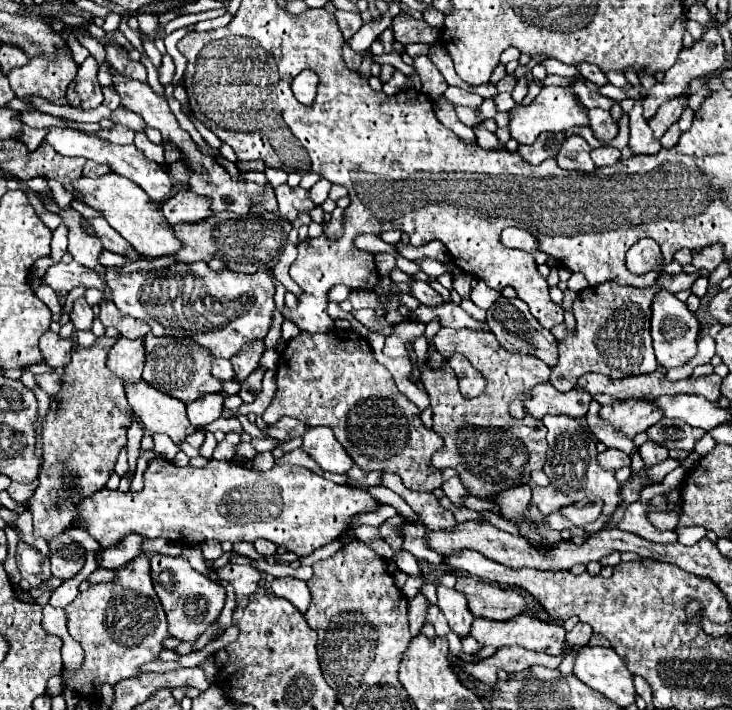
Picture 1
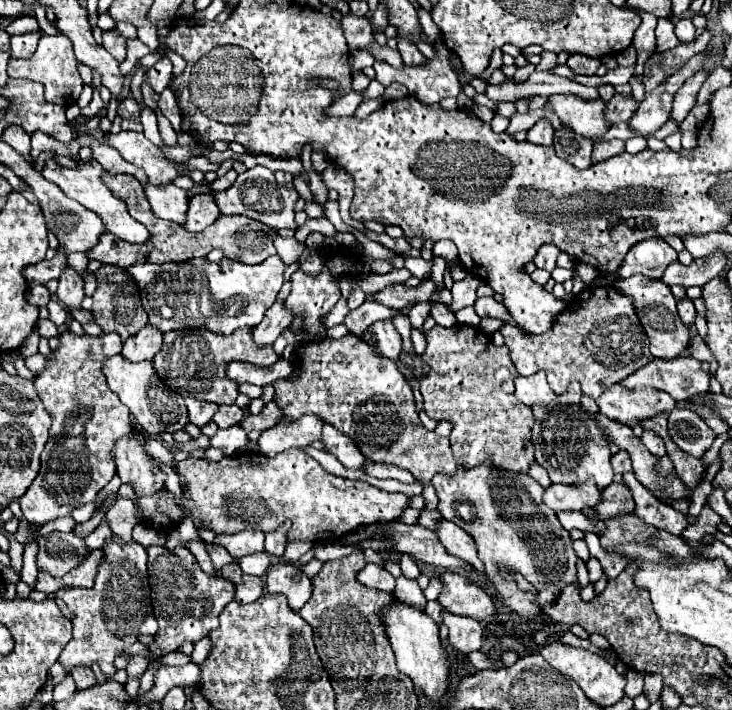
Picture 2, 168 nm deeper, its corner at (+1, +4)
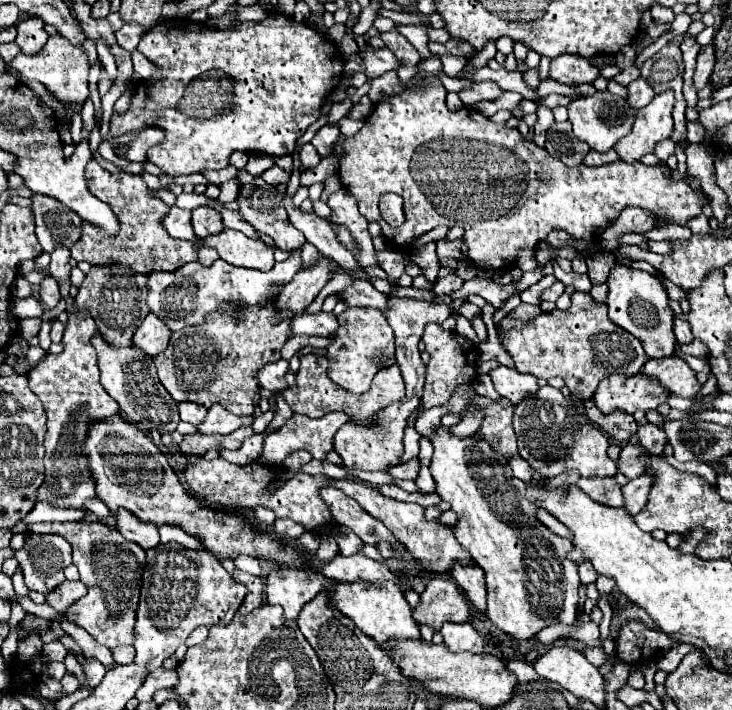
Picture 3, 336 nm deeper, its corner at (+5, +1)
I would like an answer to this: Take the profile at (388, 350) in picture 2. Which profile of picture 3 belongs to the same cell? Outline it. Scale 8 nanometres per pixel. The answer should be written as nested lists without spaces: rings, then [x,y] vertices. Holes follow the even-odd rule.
[[[350,307],[346,309],[340,317],[340,327],[334,337],[334,341],[326,347],[328,349],[328,359],[330,359],[330,379],[336,381],[340,387],[344,387],[350,393],[366,393],[370,389],[370,383],[374,375],[396,363],[394,357],[394,333],[384,317],[384,313],[378,313],[378,309],[356,309]]]

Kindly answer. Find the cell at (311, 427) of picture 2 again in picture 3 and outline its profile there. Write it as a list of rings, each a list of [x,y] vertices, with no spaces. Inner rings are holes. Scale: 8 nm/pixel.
[[[294,413],[292,419],[286,421],[286,425],[282,425],[280,429],[276,429],[266,437],[260,457],[264,463],[274,467],[280,467],[286,457],[290,457],[294,451],[300,451],[300,449],[308,451],[314,459],[326,459],[326,453],[332,449],[332,437],[344,423],[348,423],[348,417],[344,413],[328,413],[320,419],[310,419],[306,415]]]

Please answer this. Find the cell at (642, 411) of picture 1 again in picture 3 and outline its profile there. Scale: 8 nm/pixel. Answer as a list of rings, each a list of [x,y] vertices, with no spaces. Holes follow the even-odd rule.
[[[610,375],[600,381],[594,393],[594,403],[604,415],[612,411],[634,413],[638,409],[642,411],[656,409],[666,399],[668,399],[666,389],[662,389],[662,385],[652,377],[642,375],[634,377]]]

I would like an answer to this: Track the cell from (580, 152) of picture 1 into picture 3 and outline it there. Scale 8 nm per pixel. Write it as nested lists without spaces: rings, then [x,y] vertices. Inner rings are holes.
[[[570,121],[554,123],[548,129],[546,149],[552,157],[560,159],[568,167],[578,167],[582,163],[582,159],[586,157],[586,153],[590,151],[590,147],[586,143],[578,141],[578,137],[572,133]]]

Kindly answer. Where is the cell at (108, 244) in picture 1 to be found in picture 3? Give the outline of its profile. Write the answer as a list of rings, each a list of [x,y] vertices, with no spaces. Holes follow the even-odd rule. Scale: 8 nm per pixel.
[[[34,193],[32,211],[36,217],[36,237],[44,251],[52,251],[56,245],[70,249],[80,239],[82,219],[60,201],[54,201],[54,197]]]

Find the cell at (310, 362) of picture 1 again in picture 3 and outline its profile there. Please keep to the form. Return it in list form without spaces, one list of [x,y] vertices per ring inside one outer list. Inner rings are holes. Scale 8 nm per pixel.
[[[314,353],[302,357],[302,365],[300,365],[300,371],[296,375],[294,389],[282,391],[284,401],[292,407],[294,413],[302,413],[302,415],[308,415],[308,417],[322,417],[322,415],[332,413],[332,411],[344,411],[350,417],[352,423],[374,425],[376,415],[382,409],[386,409],[388,405],[392,405],[392,403],[396,403],[404,397],[404,379],[400,375],[398,365],[390,365],[390,367],[384,367],[382,371],[378,371],[374,381],[372,381],[370,391],[362,393],[362,395],[354,395],[354,393],[338,387],[328,377],[328,365],[330,365],[330,361],[326,357],[320,357],[320,355],[314,355]]]

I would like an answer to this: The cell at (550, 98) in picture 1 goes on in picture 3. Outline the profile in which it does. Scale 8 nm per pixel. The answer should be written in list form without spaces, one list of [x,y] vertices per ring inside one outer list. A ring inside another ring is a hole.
[[[608,91],[594,93],[592,97],[578,97],[578,99],[570,101],[568,117],[574,127],[574,135],[580,141],[586,141],[594,151],[612,149],[620,137],[630,133],[632,123],[634,123],[634,111],[626,105],[626,101]]]

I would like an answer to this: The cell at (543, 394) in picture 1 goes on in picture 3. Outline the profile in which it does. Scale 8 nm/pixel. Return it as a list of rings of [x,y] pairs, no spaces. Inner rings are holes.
[[[504,365],[490,371],[490,377],[492,377],[494,389],[502,397],[508,397],[514,405],[518,405],[526,397],[534,395],[540,387],[538,377],[534,377],[530,373],[518,373],[516,369],[510,369],[510,367],[504,367]]]

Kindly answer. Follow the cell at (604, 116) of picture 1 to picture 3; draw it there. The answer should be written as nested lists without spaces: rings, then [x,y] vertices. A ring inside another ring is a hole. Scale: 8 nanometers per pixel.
[[[638,77],[636,81],[632,81],[628,87],[628,95],[626,95],[626,103],[634,109],[634,111],[638,111],[640,107],[644,107],[644,105],[648,105],[650,101],[652,101],[652,97],[654,97],[654,91],[652,91],[652,87],[642,79],[642,77]]]

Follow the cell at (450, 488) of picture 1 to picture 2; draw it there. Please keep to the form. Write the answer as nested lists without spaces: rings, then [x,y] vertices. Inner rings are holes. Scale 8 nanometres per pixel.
[[[482,462],[474,468],[466,468],[458,464],[456,474],[436,474],[432,478],[432,484],[438,494],[438,510],[442,512],[446,520],[452,520],[474,538],[478,546],[478,556],[486,564],[486,576],[490,584],[494,584],[498,596],[504,600],[506,608],[522,616],[524,620],[536,620],[542,614],[542,606],[554,604],[554,598],[558,598],[558,594],[562,592],[562,586],[568,586],[568,584],[580,586],[576,578],[578,556],[572,548],[570,534],[558,522],[554,510],[544,506],[542,502],[544,488],[528,474],[514,474],[514,472],[498,470],[498,468],[494,468],[494,474],[492,474],[490,466],[492,462]],[[504,570],[522,574],[534,588],[538,588],[538,592],[520,590],[514,580],[504,578]]]

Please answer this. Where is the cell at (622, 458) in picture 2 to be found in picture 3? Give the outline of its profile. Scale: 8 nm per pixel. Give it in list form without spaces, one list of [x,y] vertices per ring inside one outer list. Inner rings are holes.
[[[626,445],[620,451],[620,457],[616,461],[618,465],[618,473],[624,473],[628,479],[636,479],[638,475],[644,473],[644,463],[640,459],[640,455],[644,453],[644,449],[640,445]]]

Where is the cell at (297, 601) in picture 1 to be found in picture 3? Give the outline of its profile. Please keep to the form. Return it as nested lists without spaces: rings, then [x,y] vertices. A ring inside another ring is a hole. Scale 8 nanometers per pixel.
[[[274,569],[266,577],[266,601],[270,605],[282,605],[286,619],[296,619],[300,609],[320,589],[334,583],[334,579],[304,569]]]

